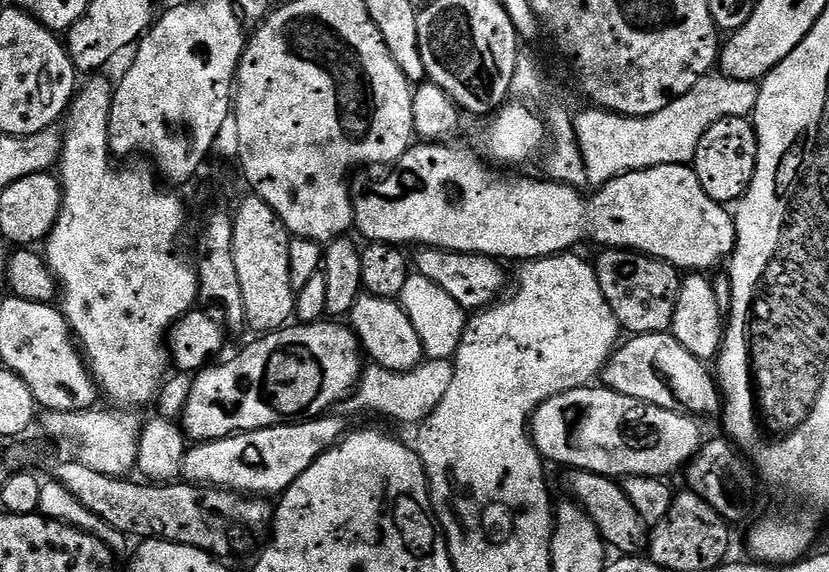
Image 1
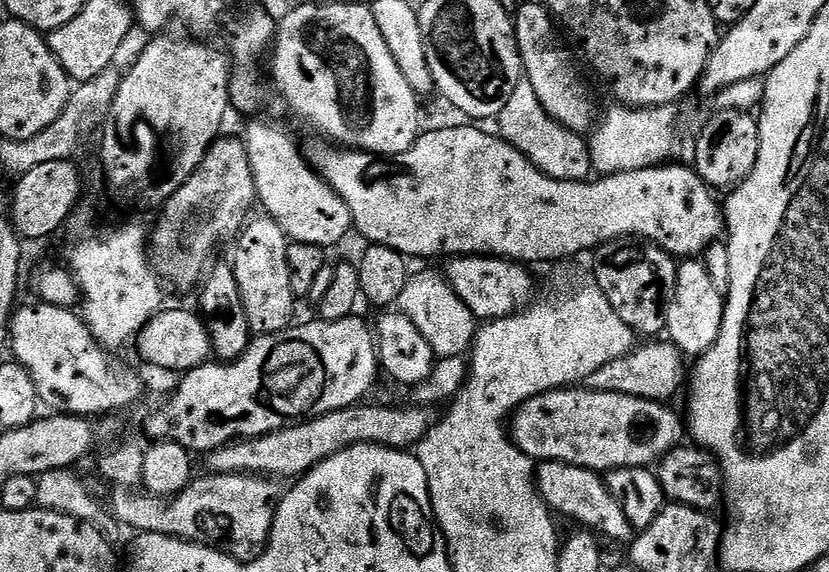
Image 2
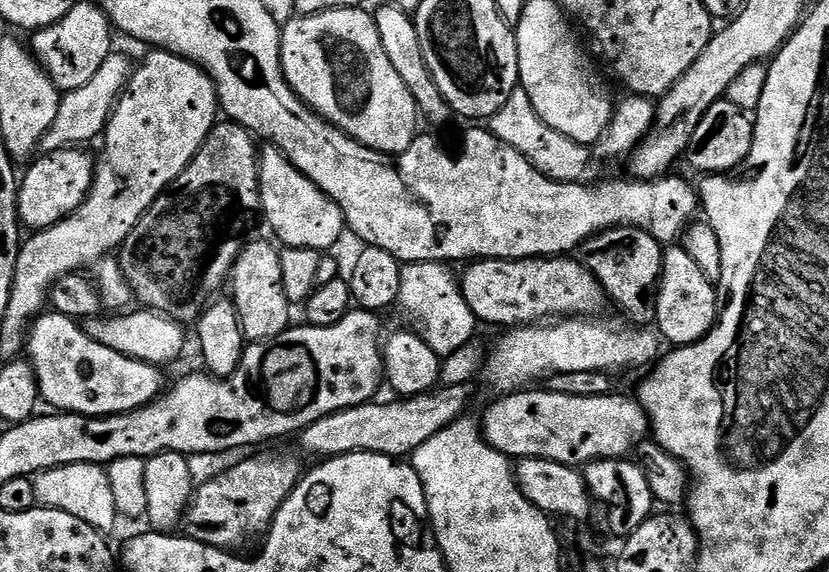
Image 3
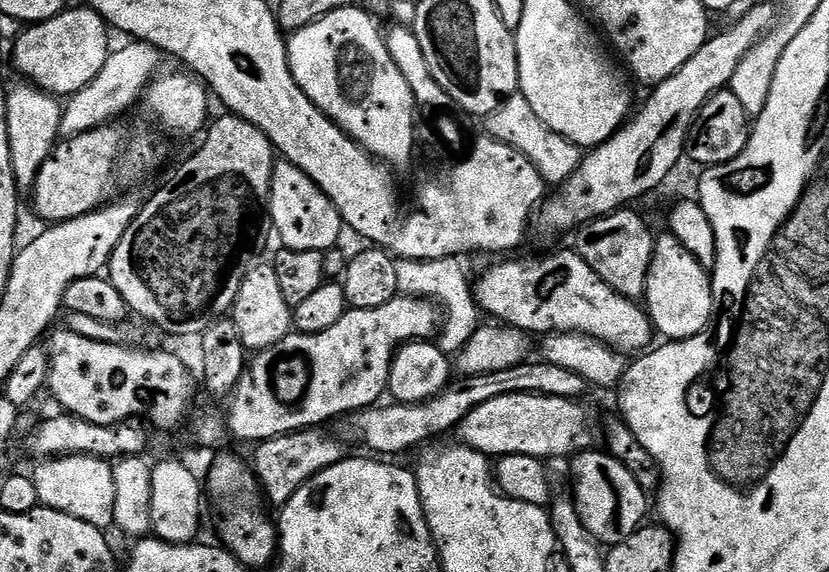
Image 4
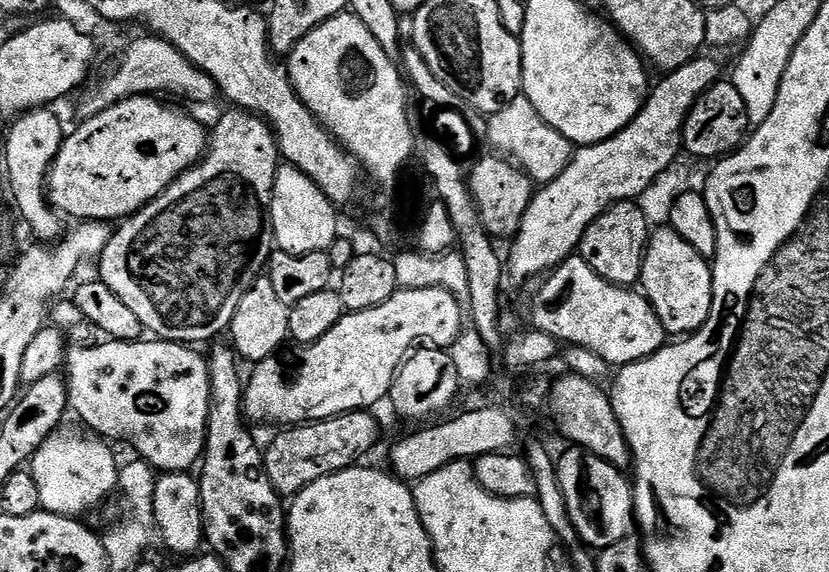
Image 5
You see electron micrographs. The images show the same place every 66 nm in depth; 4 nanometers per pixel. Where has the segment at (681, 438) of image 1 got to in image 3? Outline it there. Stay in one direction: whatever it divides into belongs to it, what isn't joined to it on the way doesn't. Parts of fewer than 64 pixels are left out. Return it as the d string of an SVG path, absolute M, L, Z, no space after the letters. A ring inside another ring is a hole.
M521 390L501 395L500 401L490 405L488 413L482 416L484 439L490 446L498 449L503 456L509 458L533 456L573 466L587 466L593 460L615 460L627 457L636 445L643 444L649 439L650 421L639 399L627 400L624 396L616 396L617 394L571 396L547 390L532 391Z

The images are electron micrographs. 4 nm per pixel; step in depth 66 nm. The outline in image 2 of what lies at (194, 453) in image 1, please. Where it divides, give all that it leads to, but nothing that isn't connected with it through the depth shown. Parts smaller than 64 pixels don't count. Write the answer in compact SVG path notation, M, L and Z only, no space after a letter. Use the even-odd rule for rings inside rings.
M361 402L352 404L342 410L327 412L324 416L319 416L313 420L306 421L305 424L293 424L290 428L283 428L277 432L271 432L265 436L256 436L253 440L237 440L226 444L222 448L216 448L213 452L207 453L207 471L215 474L234 474L242 472L253 476L267 476L269 478L281 478L280 476L292 476L299 478L311 468L321 464L324 460L329 460L334 454L342 450L352 448L355 444L381 444L383 448L399 448L401 450L415 449L420 439L434 427L438 419L438 412L432 406L411 406L412 408L391 408L388 404L368 404Z

